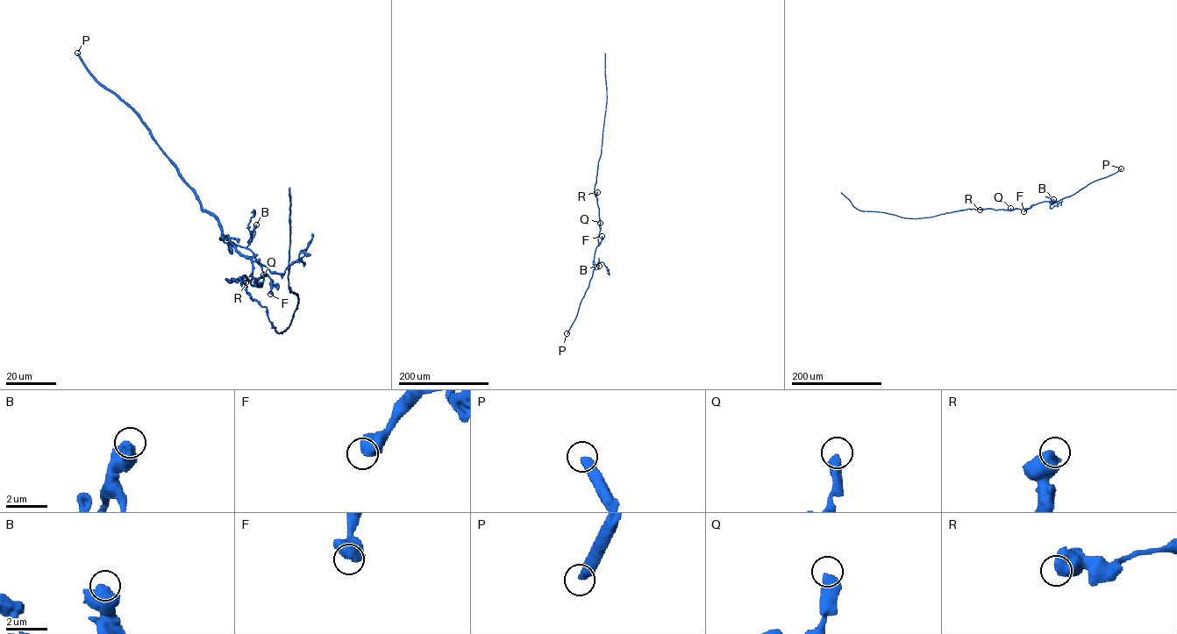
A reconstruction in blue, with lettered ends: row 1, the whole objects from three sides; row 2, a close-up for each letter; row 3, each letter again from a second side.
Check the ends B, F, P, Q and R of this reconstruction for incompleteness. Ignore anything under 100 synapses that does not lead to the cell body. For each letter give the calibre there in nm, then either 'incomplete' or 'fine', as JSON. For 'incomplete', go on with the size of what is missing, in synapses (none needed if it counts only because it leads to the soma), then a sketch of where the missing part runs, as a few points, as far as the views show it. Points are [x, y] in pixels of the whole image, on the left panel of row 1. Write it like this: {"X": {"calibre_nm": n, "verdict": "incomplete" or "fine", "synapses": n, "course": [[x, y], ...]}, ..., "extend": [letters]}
{"B": {"calibre_nm": 750, "verdict": "fine"}, "F": {"calibre_nm": 750, "verdict": "fine"}, "P": {"calibre_nm": 400, "verdict": "fine"}, "Q": {"calibre_nm": 500, "verdict": "fine"}, "R": {"calibre_nm": 650, "verdict": "fine"}, "extend": []}

